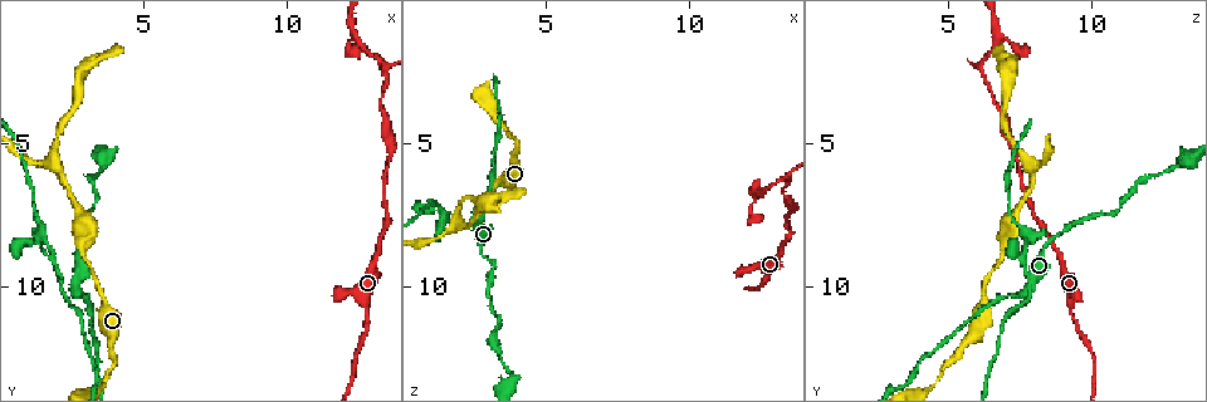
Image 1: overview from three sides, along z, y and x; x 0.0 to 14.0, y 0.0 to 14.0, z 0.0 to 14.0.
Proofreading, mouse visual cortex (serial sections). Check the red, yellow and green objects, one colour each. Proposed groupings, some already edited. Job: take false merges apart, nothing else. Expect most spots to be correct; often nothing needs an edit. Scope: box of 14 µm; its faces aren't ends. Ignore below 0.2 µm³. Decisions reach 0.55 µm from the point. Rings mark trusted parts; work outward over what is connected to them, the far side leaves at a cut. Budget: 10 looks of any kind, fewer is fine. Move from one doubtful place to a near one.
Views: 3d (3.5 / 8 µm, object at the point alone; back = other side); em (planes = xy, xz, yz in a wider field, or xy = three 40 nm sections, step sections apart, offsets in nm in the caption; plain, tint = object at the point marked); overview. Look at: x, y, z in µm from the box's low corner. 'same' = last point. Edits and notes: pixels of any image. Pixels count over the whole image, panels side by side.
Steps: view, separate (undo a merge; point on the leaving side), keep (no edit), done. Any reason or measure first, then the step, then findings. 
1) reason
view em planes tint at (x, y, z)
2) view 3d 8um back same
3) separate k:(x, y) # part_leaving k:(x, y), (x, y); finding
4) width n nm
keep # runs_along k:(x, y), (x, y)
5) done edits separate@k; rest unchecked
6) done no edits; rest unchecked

looks like a crossing
view em xy step 5 tint at (2.6, 10.2, 7.8)

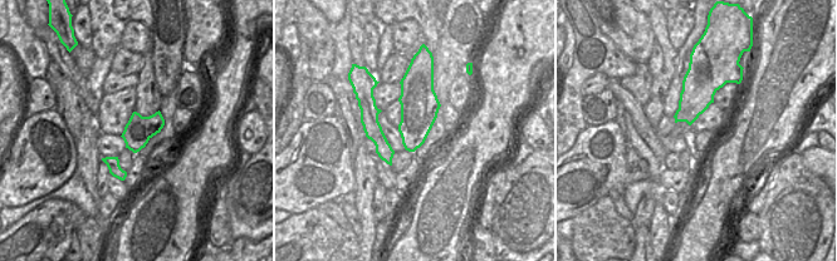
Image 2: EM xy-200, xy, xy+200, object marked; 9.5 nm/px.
see where the arms go
view 3d 3.5um same

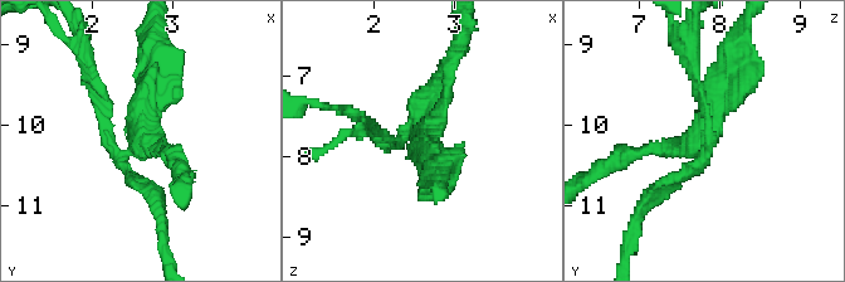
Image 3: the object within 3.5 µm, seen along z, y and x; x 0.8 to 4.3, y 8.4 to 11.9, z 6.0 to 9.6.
arms 4; arm_widths 150, 150, 200, 350 nm
separate 3:(419, 98) # part_leaving 3:(408, 136), (385, 145), (365, 126); a second cell is stuck on

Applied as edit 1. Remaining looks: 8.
view overview

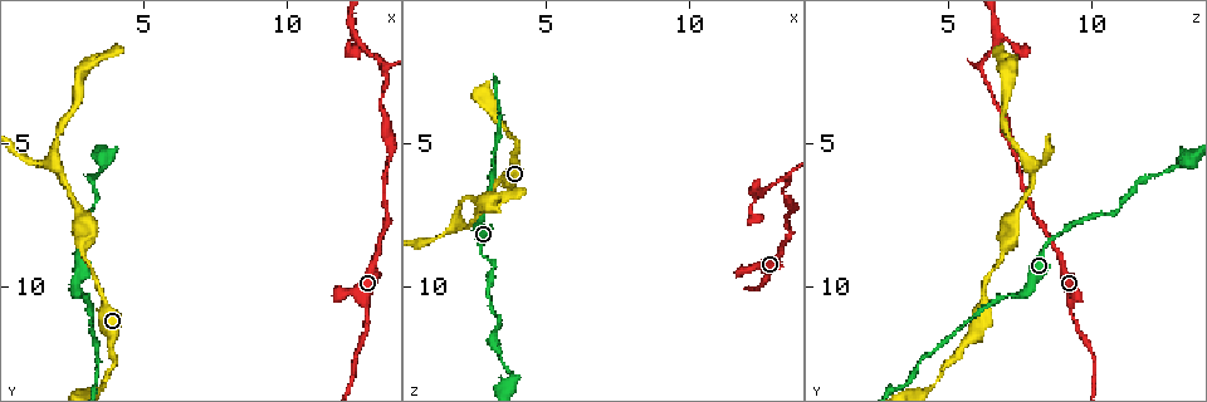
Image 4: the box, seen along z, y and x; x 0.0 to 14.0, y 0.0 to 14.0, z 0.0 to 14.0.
a fork
view 3d 8um at (1.9, 5.8, 7.8)

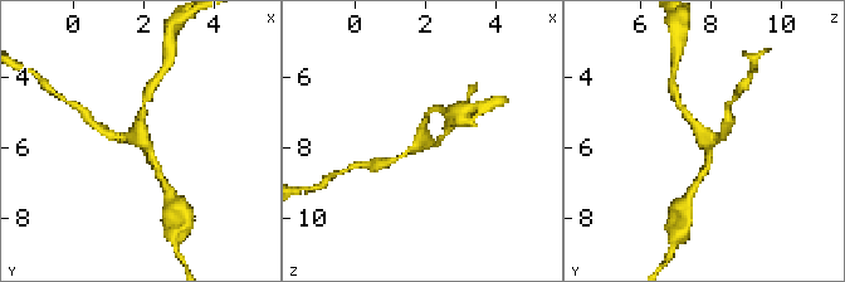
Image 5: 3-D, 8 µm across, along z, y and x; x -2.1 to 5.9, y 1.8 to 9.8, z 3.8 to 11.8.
view em xy step 2 tint at (2.0, 5.8, 7.7)

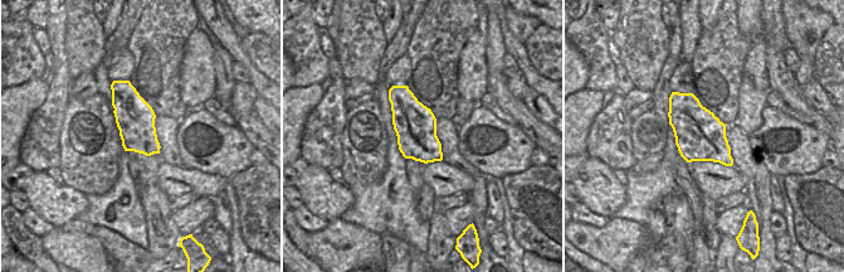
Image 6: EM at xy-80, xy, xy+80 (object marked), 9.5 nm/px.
arms 3; arm_widths 150, 150, 200 nm
keep # runs_along 5:(704, 173), (706, 145), (683, 110); one cell here

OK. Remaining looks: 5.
thin neck
view 3d 8um at (3.1, 7.4, 10.4)

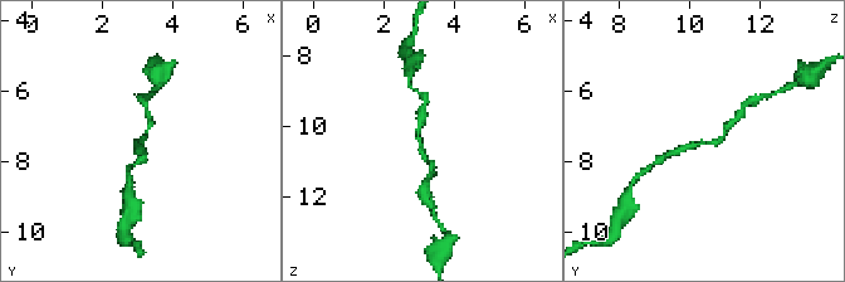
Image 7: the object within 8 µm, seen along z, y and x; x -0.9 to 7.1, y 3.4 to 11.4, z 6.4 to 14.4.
arm_widths 150, 200 nm
view em xy step 2 tint at (3.1, 7.4, 10.5)

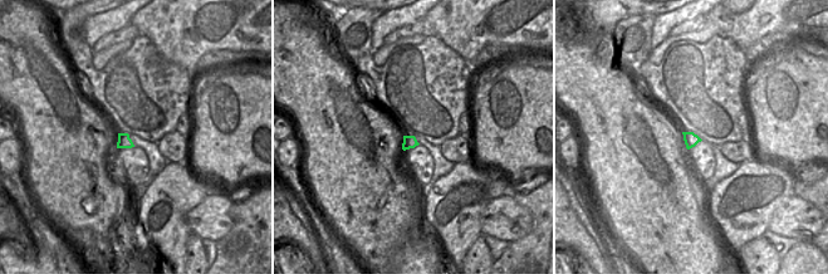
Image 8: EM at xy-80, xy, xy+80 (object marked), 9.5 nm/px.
keep # runs_along 7:(675, 151), (719, 141), (731, 122); one cell here

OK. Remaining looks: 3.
view 3d 8um at (3.4, 6.0, 12.6)

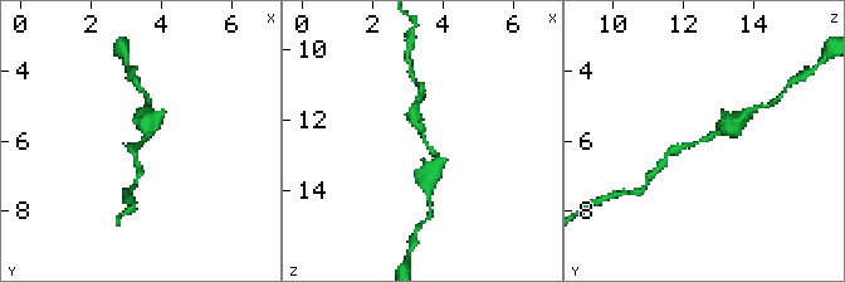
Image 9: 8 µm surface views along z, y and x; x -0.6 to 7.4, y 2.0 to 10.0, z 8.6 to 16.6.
closer look
view 3d 3.5um at (3.5, 5.9, 12.5)

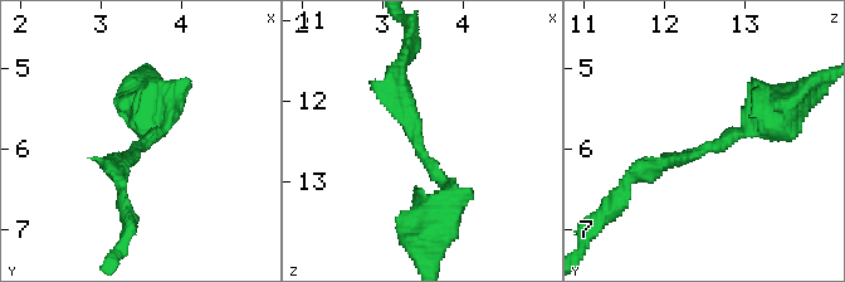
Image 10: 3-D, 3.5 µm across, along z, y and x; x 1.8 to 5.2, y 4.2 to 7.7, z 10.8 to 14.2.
arm_widths 150, 200 nm
keep # continuous, no second cell

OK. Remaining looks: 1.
done edits separate@3; rest unchecked

